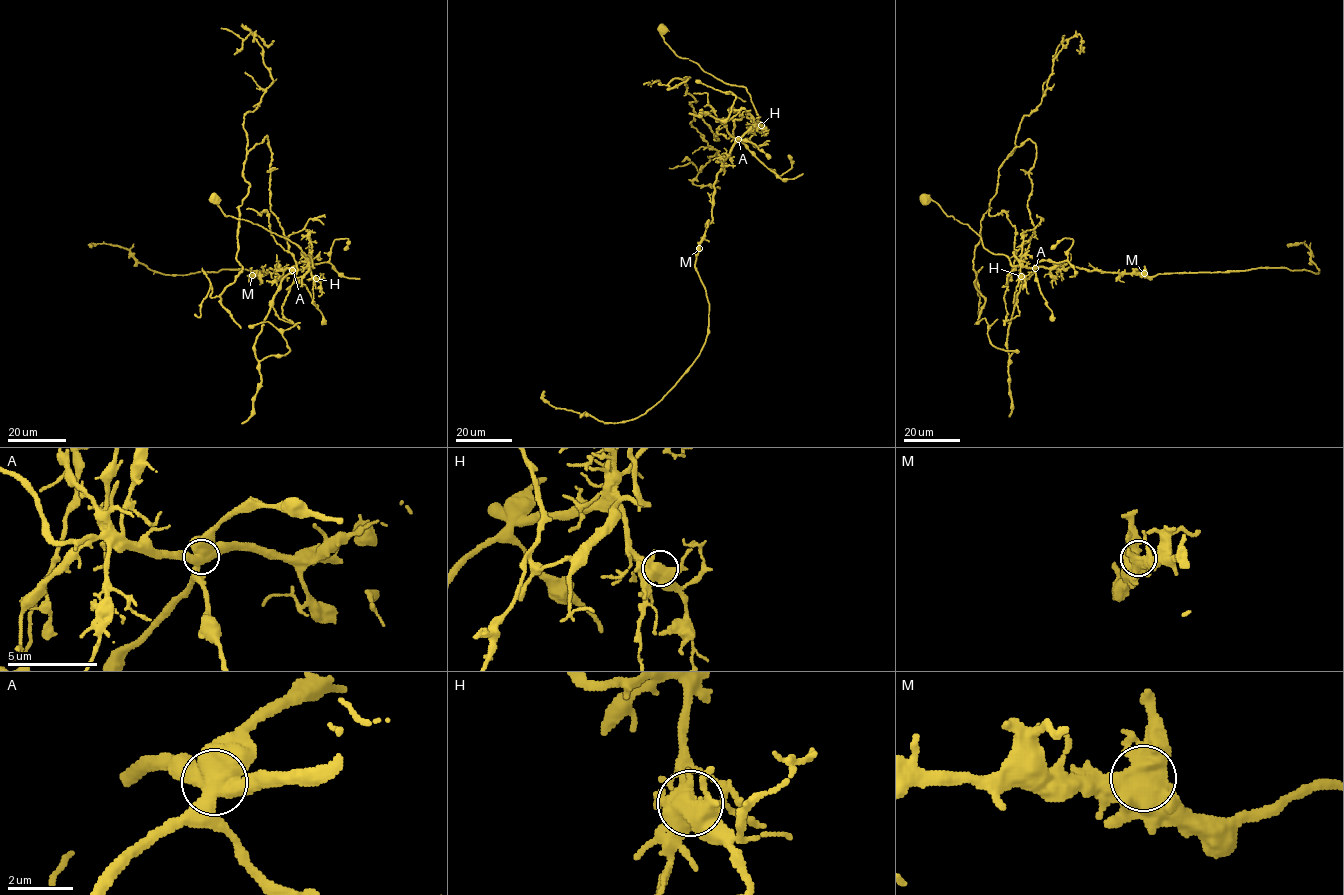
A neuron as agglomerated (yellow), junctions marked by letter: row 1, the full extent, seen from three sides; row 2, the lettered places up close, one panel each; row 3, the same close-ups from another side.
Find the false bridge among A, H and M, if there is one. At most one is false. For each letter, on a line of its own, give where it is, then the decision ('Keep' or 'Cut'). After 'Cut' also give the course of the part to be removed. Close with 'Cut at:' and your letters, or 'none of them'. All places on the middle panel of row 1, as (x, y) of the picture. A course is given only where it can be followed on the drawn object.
A: Place: (738, 139). Cut. Course of the part to remove: (738, 139), (717, 118), (701, 111), (725, 120), (736, 97), (695, 81)
H: Place: (761, 125). Keep
M: Place: (699, 248). Keep
Cut at: A

